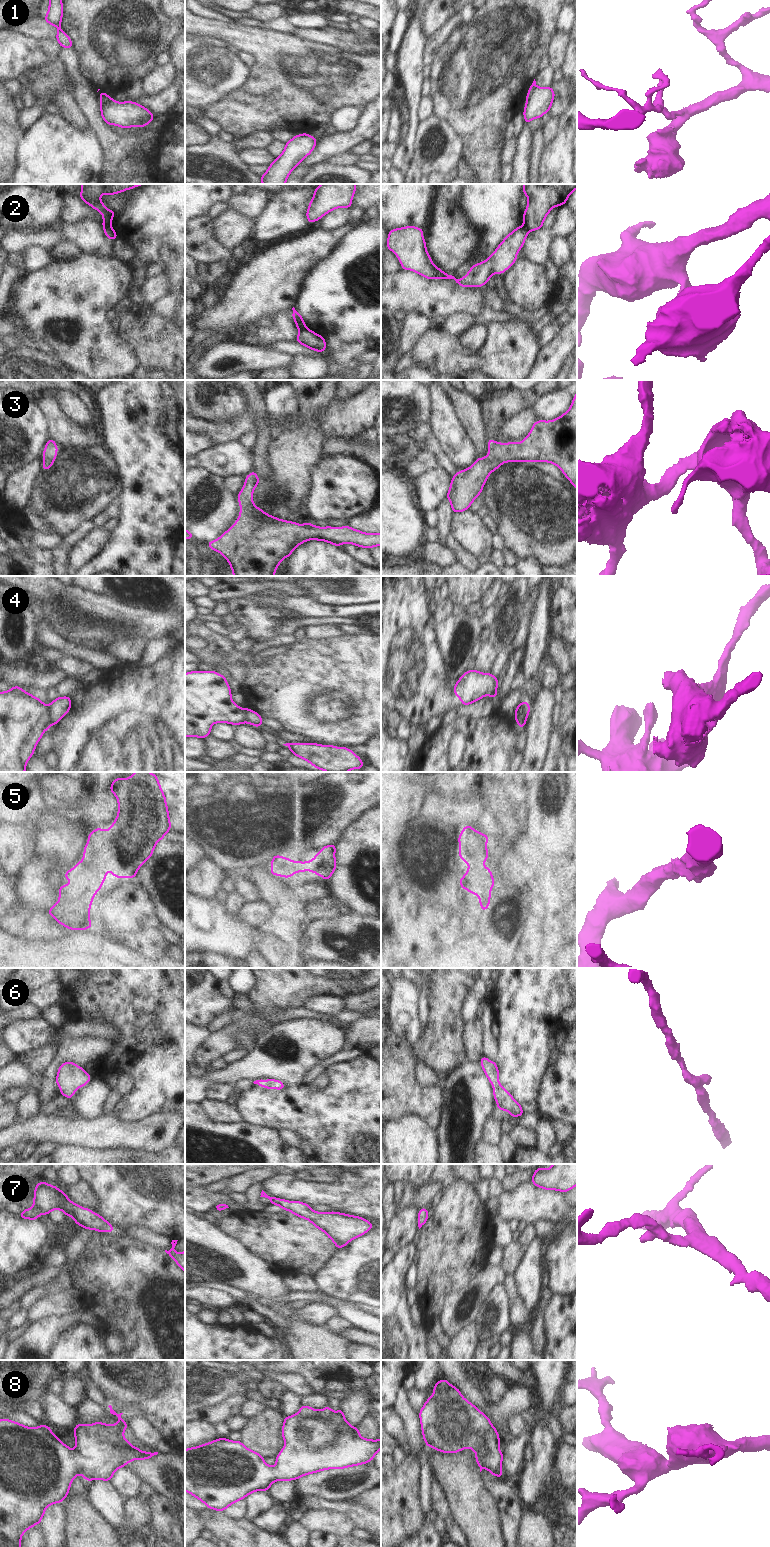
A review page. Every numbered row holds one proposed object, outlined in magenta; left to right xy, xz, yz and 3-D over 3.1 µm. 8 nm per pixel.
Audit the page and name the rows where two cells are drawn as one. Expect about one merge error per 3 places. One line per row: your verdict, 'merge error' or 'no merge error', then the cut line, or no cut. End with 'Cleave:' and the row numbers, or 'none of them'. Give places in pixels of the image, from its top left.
1: merge error; cut yz (536, 87), (527, 98)
2: merge error; cut xy (103, 223), (107, 223), (110, 226)
3: no merge error; cut none
4: merge error; cut xy (47, 706), (50, 725)
5: no merge error; cut none
6: no merge error; cut none
7: no merge error; cut none
8: no merge error; cut none
Cleave: 1, 2, 4

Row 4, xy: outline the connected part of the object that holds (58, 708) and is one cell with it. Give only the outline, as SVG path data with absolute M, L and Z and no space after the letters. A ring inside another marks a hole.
M57 697L49 705L50 726L57 724L70 710L71 697Z

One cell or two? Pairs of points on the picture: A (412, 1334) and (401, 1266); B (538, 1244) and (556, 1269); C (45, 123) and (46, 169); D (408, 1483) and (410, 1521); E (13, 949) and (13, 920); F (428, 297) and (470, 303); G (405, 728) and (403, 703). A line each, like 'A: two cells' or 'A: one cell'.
A: one cell
B: two cells
C: one cell
D: one cell
E: two cells
F: one cell
G: two cells

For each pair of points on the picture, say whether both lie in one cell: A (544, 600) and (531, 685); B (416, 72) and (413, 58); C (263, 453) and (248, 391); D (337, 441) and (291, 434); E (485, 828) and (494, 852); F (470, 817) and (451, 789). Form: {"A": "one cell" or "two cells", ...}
{"A": "one cell", "B": "one cell", "C": "one cell", "D": "two cells", "E": "one cell", "F": "two cells"}

